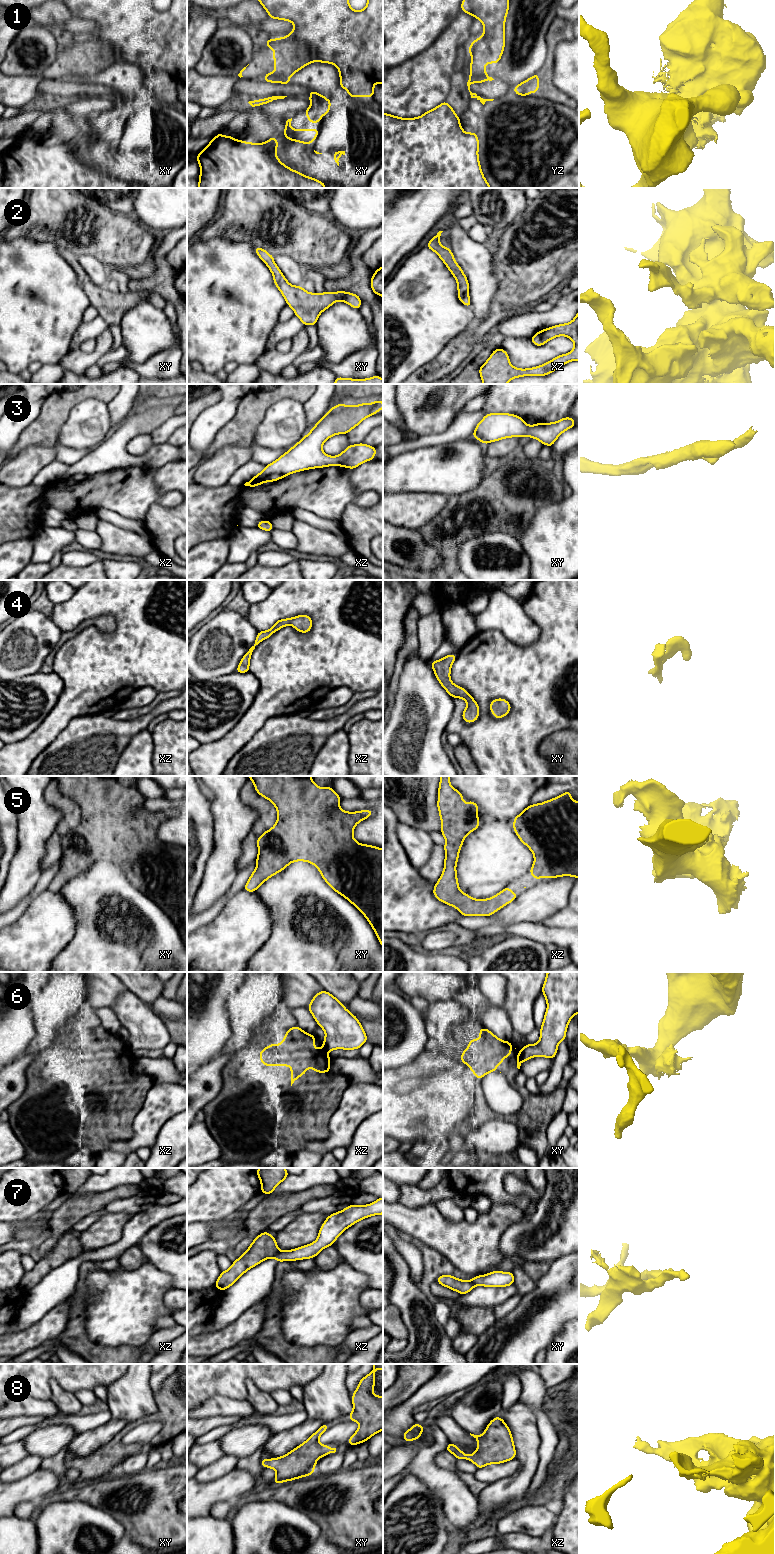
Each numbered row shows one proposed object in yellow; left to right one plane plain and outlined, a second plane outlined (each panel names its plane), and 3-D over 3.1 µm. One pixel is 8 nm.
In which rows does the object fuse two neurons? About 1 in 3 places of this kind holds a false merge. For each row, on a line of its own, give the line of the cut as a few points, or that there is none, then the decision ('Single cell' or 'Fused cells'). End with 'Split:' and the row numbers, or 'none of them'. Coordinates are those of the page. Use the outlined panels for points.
1: Split along xy (282, 37), (301, 42), (310, 51), (313, 60). Fused cells
2: No split. Single cell
3: No split. Single cell
4: No split. Single cell
5: No split. Single cell
6: Split along xy (519, 1053), (522, 1061). Fused cells
7: Split along xz (280, 1251), (273, 1256). Fused cells
8: No split. Single cell
Split: 1, 6, 7

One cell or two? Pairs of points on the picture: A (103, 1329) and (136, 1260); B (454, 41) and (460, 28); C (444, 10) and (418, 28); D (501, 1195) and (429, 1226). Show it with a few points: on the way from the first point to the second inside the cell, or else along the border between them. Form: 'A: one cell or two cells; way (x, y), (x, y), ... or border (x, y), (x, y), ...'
A: two cells; border (147, 1261), (127, 1271)
B: one cell; way (454, 38), (459, 31)
C: one cell; way (438, 10), (424, 22)
D: two cells; border (492, 1204), (513, 1204), (515, 1206)

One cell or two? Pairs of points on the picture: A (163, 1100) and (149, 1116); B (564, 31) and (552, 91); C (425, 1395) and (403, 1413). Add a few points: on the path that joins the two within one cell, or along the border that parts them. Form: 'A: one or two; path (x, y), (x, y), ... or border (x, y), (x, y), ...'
A: one; path (160, 1104), (153, 1112)
B: one; path (551, 46), (548, 76)
C: one; path (420, 1396), (408, 1408)

